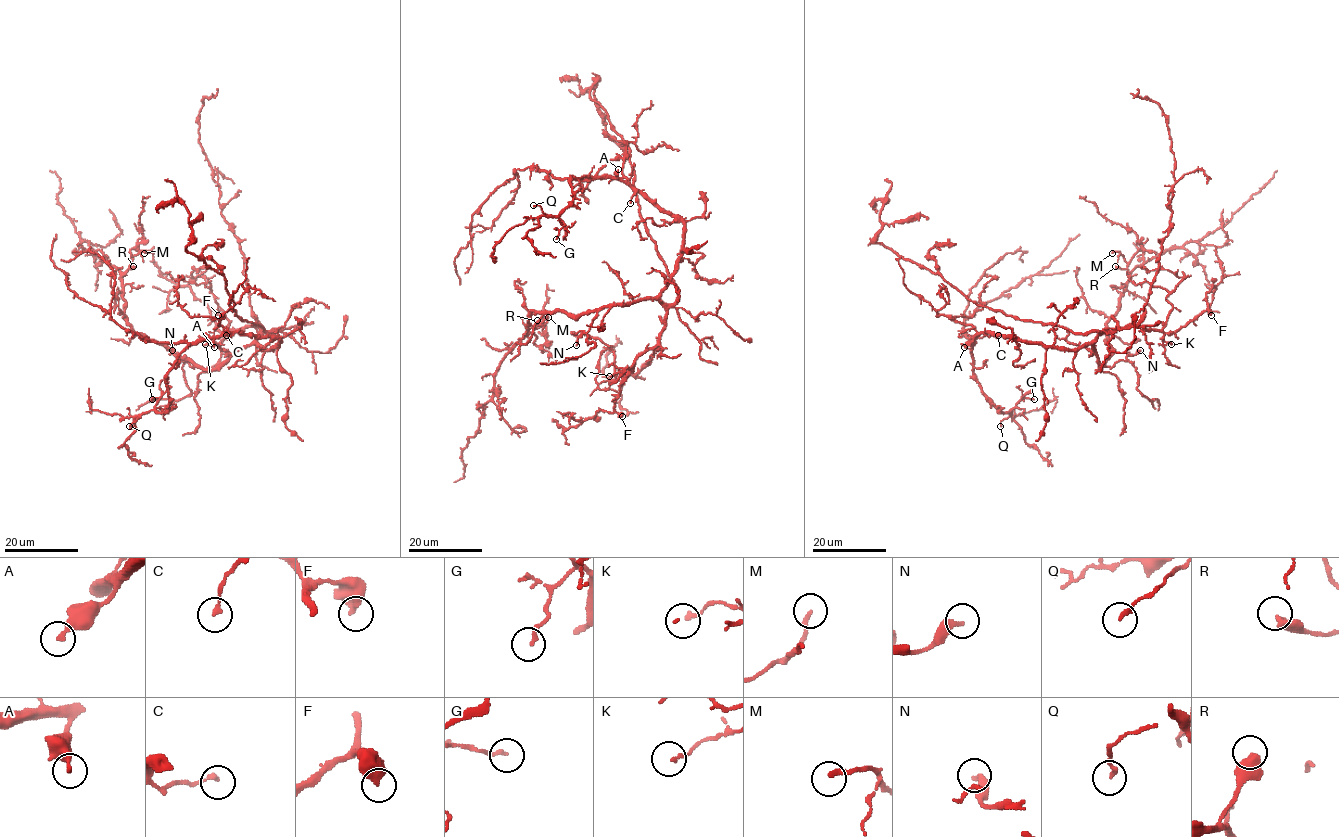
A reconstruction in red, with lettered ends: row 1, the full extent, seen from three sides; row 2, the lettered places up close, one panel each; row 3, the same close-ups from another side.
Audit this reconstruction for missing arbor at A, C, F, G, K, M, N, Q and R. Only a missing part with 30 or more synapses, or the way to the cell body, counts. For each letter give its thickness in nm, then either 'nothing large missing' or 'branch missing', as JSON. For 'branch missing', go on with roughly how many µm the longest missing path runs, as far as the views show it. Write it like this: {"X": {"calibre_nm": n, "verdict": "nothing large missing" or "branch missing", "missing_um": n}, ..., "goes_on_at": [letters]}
{"A": {"calibre_nm": 240, "verdict": "nothing large missing"}, "C": {"calibre_nm": 180, "verdict": "nothing large missing"}, "F": {"calibre_nm": 400, "verdict": "nothing large missing"}, "G": {"calibre_nm": 170, "verdict": "nothing large missing"}, "K": {"calibre_nm": 150, "verdict": "nothing large missing"}, "M": {"calibre_nm": 220, "verdict": "nothing large missing"}, "N": {"calibre_nm": 240, "verdict": "nothing large missing"}, "Q": {"calibre_nm": 170, "verdict": "nothing large missing"}, "R": {"calibre_nm": 480, "verdict": "nothing large missing"}, "goes_on_at": []}

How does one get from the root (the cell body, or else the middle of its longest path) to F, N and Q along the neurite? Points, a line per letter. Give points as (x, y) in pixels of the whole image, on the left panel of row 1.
F: (263, 347), (256, 342), (262, 332), (257, 326), (222, 333), (210, 312), (213, 309), (218, 315)
N: (263, 347), (256, 344), (238, 347), (211, 370), (192, 367), (172, 350)
Q: (263, 347), (274, 348), (280, 340), (226, 332), (191, 343), (167, 374), (168, 407), (144, 412), (129, 426)

